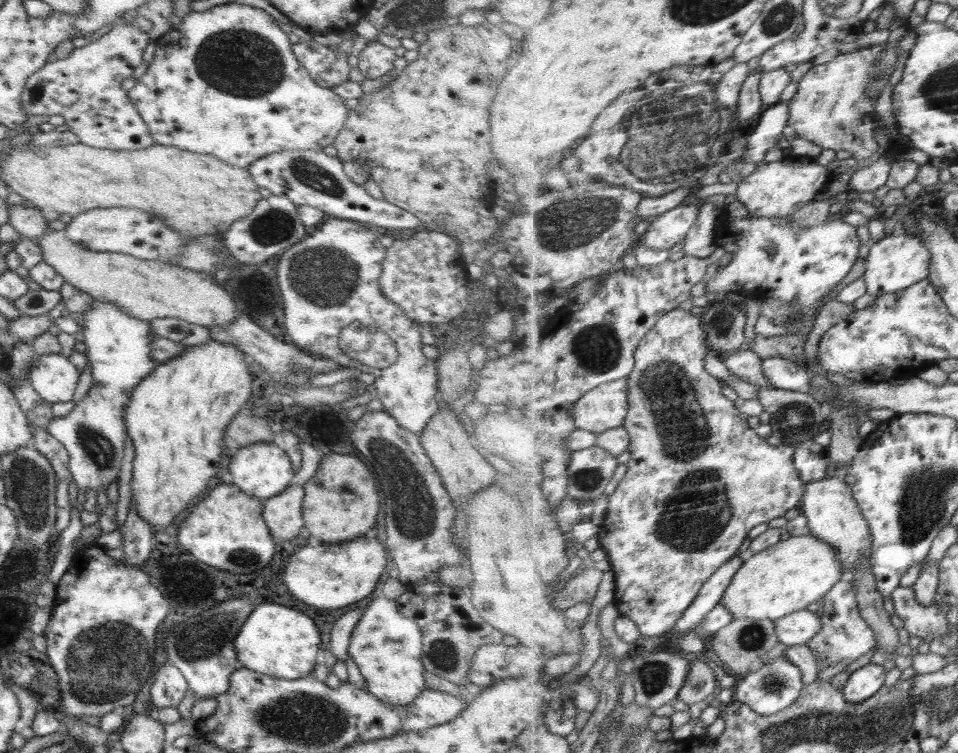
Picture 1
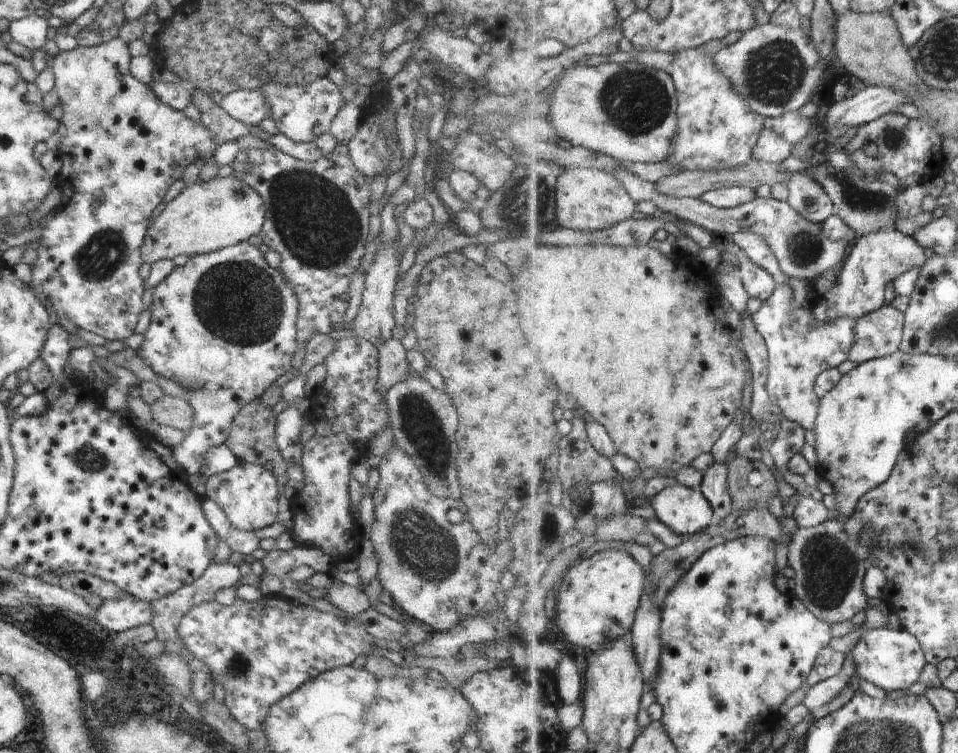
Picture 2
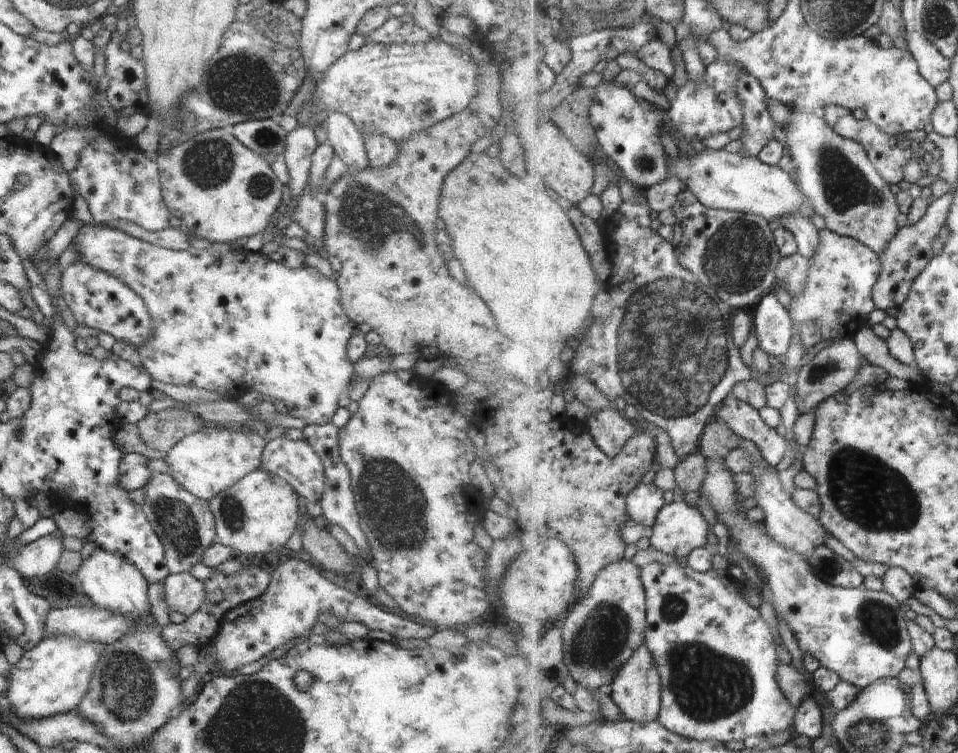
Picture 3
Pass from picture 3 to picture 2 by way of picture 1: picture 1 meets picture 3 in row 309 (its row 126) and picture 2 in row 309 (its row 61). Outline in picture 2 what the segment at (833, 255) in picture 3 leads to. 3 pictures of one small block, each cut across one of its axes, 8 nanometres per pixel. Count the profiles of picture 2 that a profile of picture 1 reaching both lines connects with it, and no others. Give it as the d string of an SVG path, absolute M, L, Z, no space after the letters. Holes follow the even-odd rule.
M885 228L881 232L859 237L850 249L847 262L840 268L840 284L820 300L831 302L832 310L826 322L836 321L841 317L860 320L886 307L888 284L910 270L923 270L928 265L928 260L926 248L912 235L903 233L898 228Z

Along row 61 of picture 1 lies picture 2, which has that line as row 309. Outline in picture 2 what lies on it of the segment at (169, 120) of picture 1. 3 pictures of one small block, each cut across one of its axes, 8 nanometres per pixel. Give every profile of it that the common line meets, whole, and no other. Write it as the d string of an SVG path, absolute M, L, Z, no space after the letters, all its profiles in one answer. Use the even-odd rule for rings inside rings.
M248 241L239 242L232 246L227 246L211 252L210 254L203 254L200 256L193 256L189 258L188 262L184 266L175 266L171 274L164 278L157 286L154 287L153 300L150 305L150 324L146 329L146 332L142 334L143 341L139 346L136 353L140 357L144 364L152 369L158 376L168 378L174 382L178 382L184 389L183 399L190 404L192 410L194 410L194 420L192 420L192 428L190 428L190 434L176 447L174 447L174 460L180 468L184 469L188 475L200 473L202 468L202 462L204 462L204 456L210 448L214 446L220 446L222 442L228 438L230 429L234 426L236 421L236 414L238 411L250 401L260 399L262 394L275 384L276 380L280 376L284 376L286 372L292 369L292 358L296 354L296 332L297 332L297 320L298 310L300 302L298 302L298 296L294 292L294 288L290 288L284 280L284 276L279 269L272 268L268 265L264 259L263 253L260 250L248 243Z

